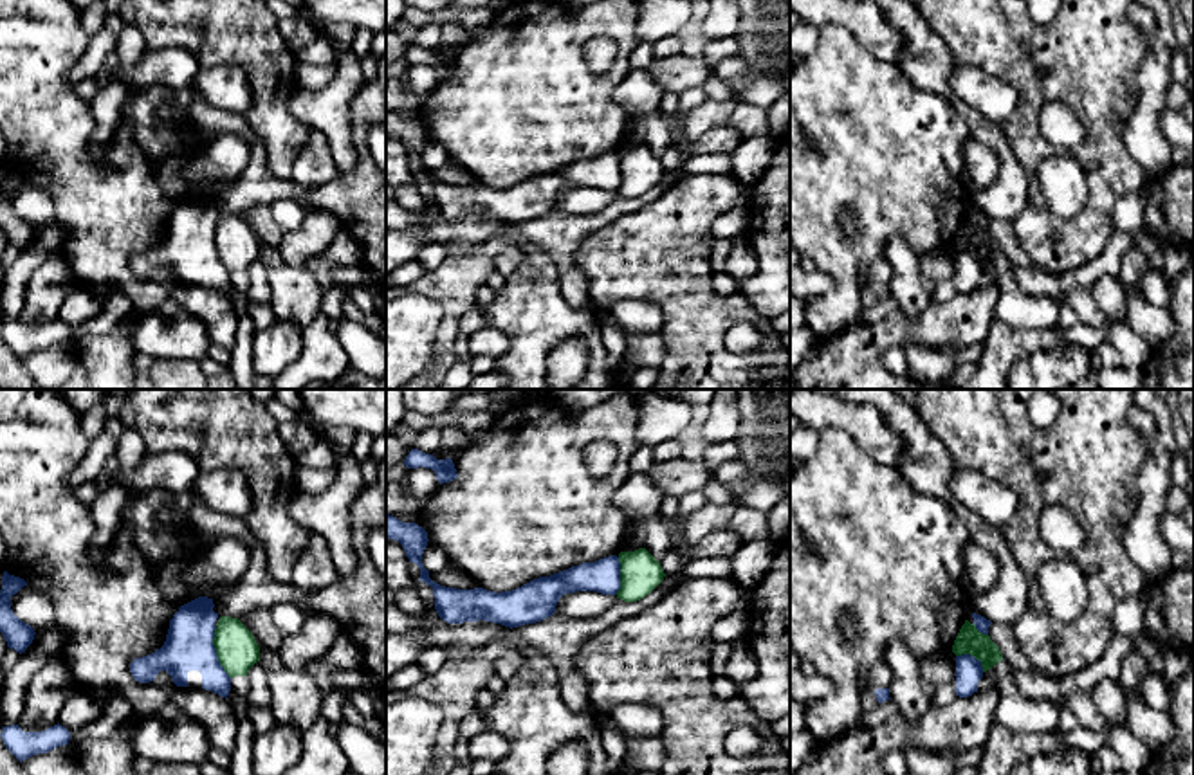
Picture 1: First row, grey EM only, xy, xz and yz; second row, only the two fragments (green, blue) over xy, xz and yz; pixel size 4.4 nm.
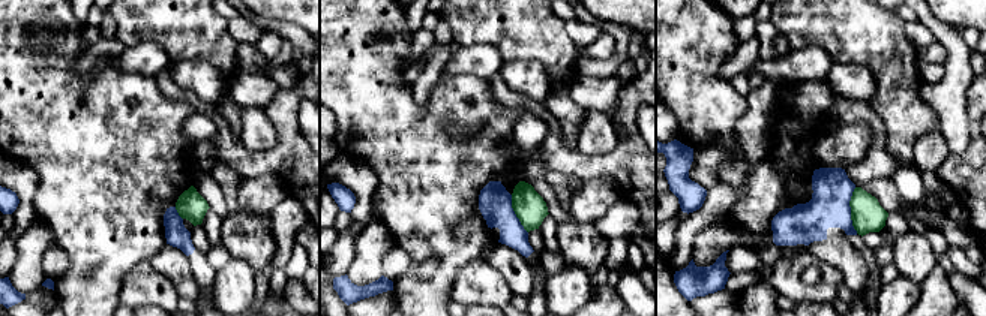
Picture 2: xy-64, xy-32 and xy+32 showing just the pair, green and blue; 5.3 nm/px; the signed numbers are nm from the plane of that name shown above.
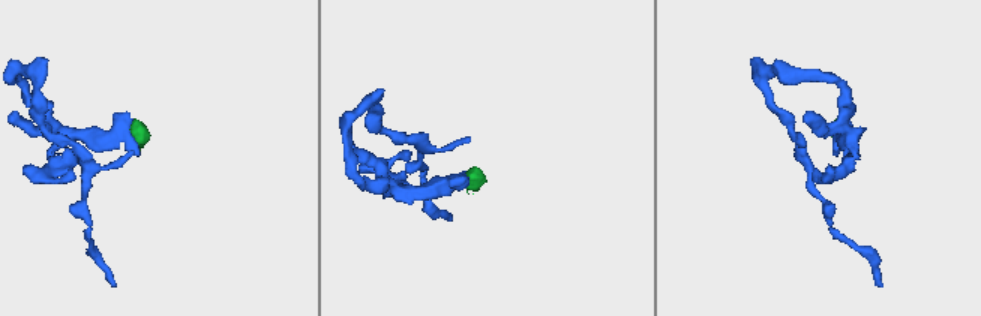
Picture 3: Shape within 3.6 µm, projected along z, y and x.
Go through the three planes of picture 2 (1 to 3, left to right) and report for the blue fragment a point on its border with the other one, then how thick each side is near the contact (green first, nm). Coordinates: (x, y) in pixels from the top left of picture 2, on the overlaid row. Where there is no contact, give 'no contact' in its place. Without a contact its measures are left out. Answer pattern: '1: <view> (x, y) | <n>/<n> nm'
1: xy-64 (177, 211) | 160/120 nm
2: xy-32 (515, 213) | 170/180 nm
3: xy+32 (851, 210) | 180/220 nm

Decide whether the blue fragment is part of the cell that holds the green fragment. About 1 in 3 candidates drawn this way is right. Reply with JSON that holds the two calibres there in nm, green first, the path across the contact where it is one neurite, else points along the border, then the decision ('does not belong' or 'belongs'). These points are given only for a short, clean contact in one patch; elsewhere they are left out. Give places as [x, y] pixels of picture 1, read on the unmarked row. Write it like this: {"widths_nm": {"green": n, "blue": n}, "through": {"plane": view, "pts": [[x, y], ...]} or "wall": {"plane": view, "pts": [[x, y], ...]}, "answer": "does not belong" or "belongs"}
{"widths_nm": {"green": 190, "blue": 220}, "wall": {"plane": "xy", "pts": [[215, 224], [215, 251], [229, 274]]}, "answer": "does not belong"}

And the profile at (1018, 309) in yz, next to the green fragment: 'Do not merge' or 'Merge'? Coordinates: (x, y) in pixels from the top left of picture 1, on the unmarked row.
Merge

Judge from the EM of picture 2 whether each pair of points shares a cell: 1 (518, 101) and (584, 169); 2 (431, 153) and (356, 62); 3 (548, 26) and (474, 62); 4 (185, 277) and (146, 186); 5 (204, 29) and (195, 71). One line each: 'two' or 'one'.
1: one
2: one
3: two
4: two
5: two

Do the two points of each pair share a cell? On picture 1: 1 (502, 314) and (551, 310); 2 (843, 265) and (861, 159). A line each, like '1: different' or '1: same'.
1: same
2: same

